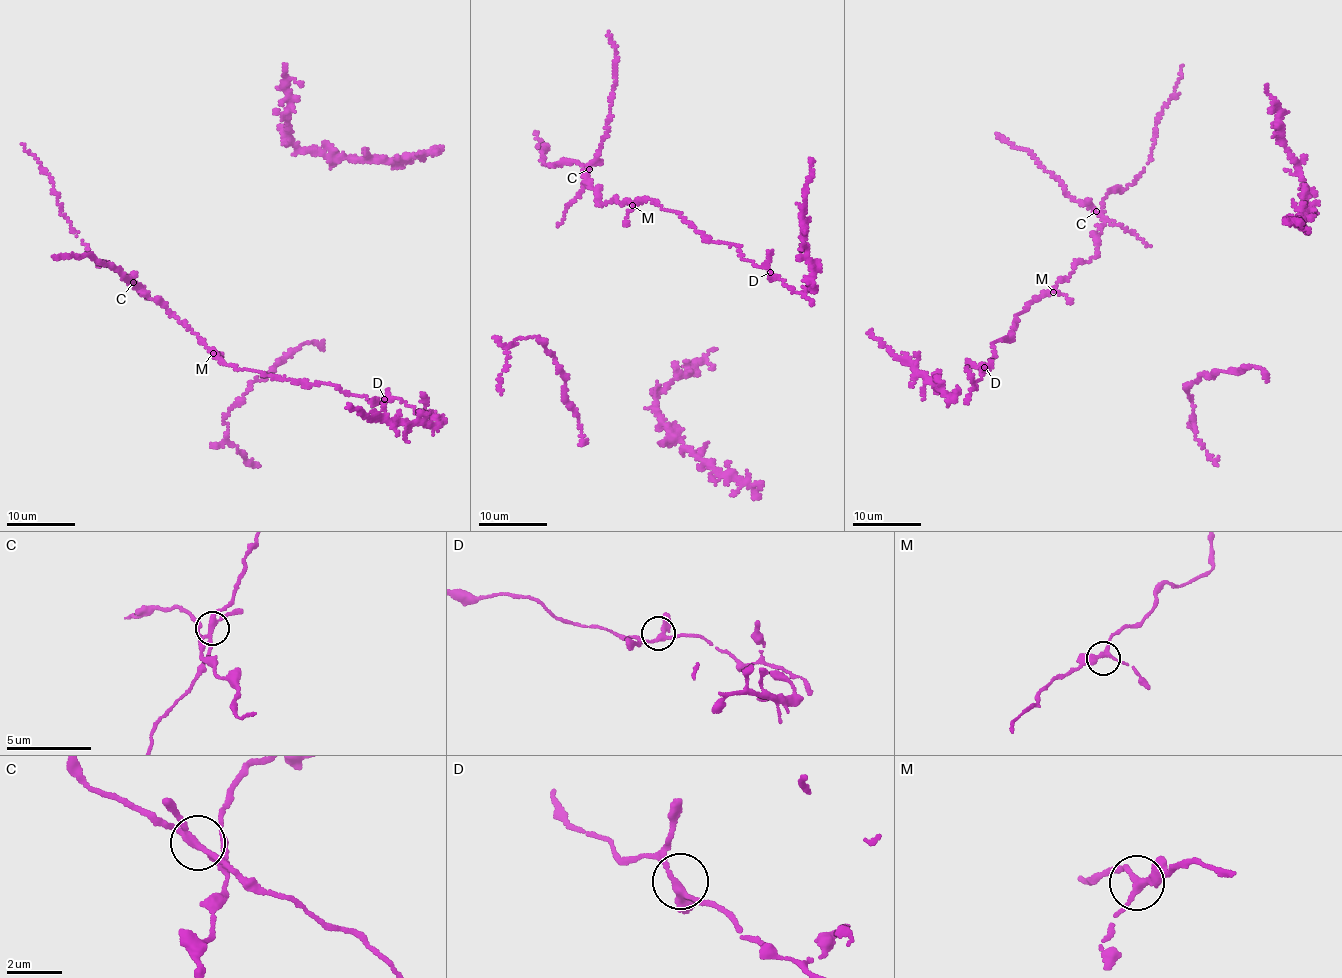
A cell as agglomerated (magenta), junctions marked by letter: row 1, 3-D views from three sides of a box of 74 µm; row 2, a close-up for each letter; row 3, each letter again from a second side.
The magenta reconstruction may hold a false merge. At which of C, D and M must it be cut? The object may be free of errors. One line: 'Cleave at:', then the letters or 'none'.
Cleave at: C

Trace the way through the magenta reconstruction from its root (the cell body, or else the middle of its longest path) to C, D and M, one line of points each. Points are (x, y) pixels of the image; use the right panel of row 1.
C: (1146, 242), (1101, 217), (1096, 211)
D: (1146, 242), (1105, 218), (1096, 256), (1026, 305), (984, 367)
M: (1146, 242), (1105, 218), (1096, 237), (1096, 256), (1074, 265), (1071, 274), (1054, 285), (1053, 292)

